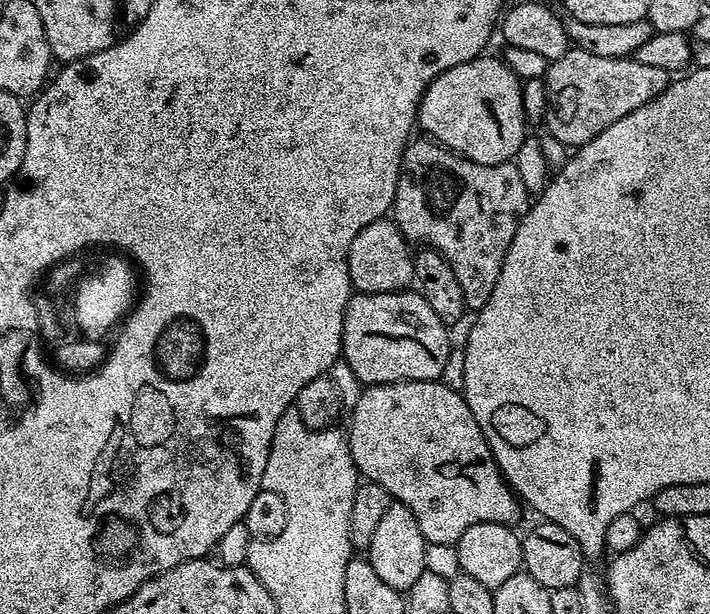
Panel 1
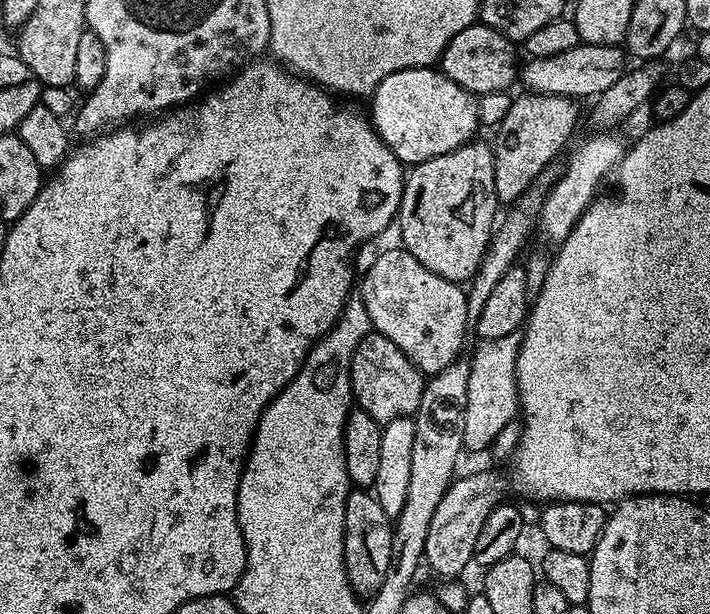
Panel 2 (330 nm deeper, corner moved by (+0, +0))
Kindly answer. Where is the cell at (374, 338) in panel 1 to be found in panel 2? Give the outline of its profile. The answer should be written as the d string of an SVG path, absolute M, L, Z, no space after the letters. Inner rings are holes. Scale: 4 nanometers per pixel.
M375 330L369 332L366 338L362 338L358 350L354 350L352 394L359 411L370 414L370 418L387 422L399 416L412 416L419 410L425 383L425 373L419 372L416 364L410 362L410 358L406 358L406 354L402 354L402 350L398 350L398 346L394 346L394 342L390 342L390 338L386 338L381 332Z

